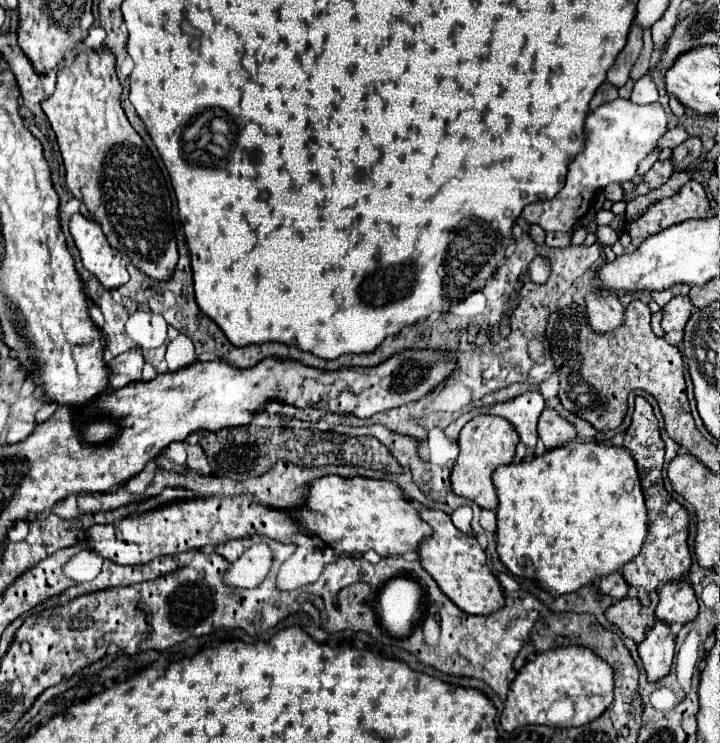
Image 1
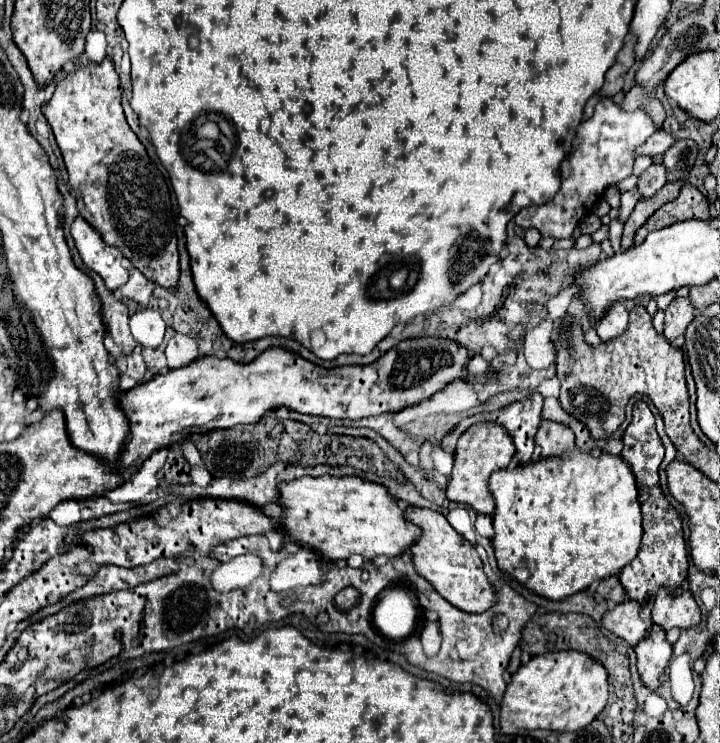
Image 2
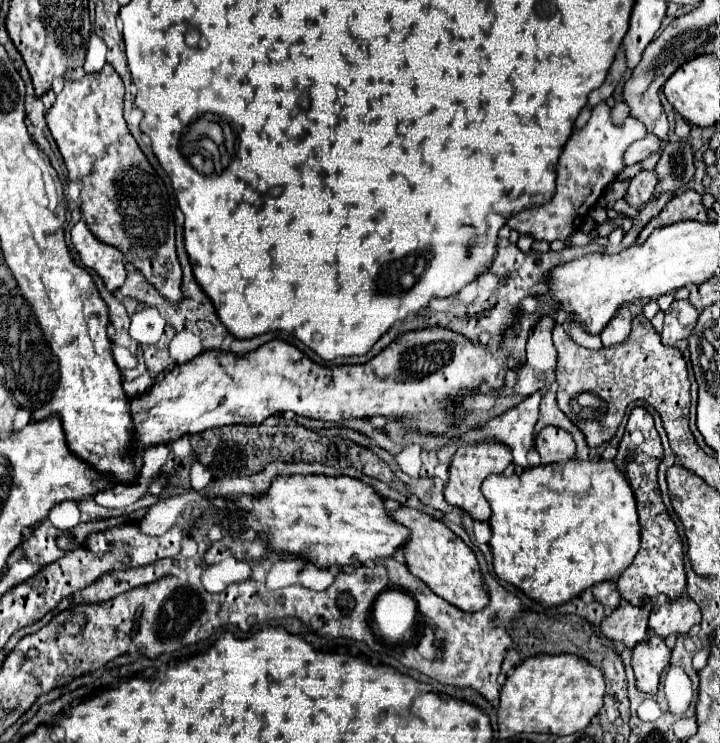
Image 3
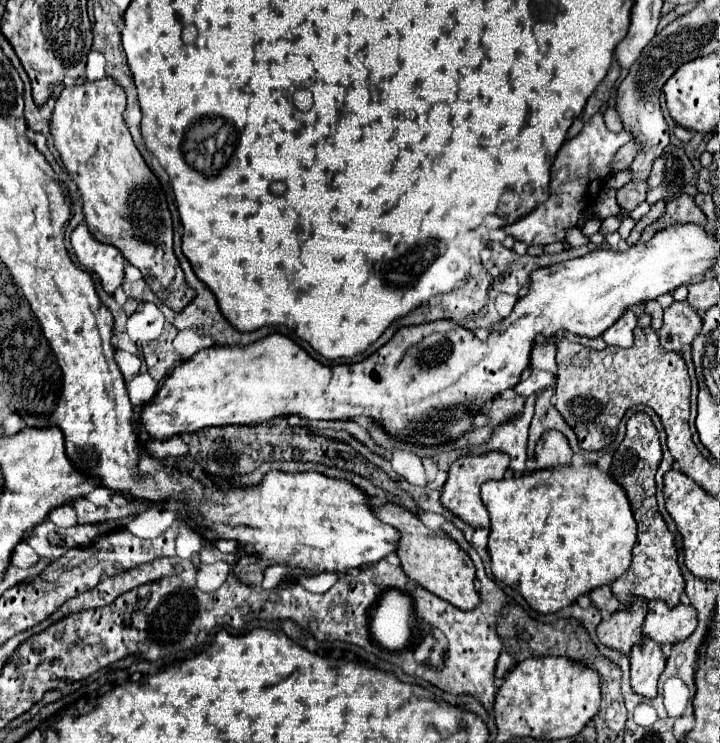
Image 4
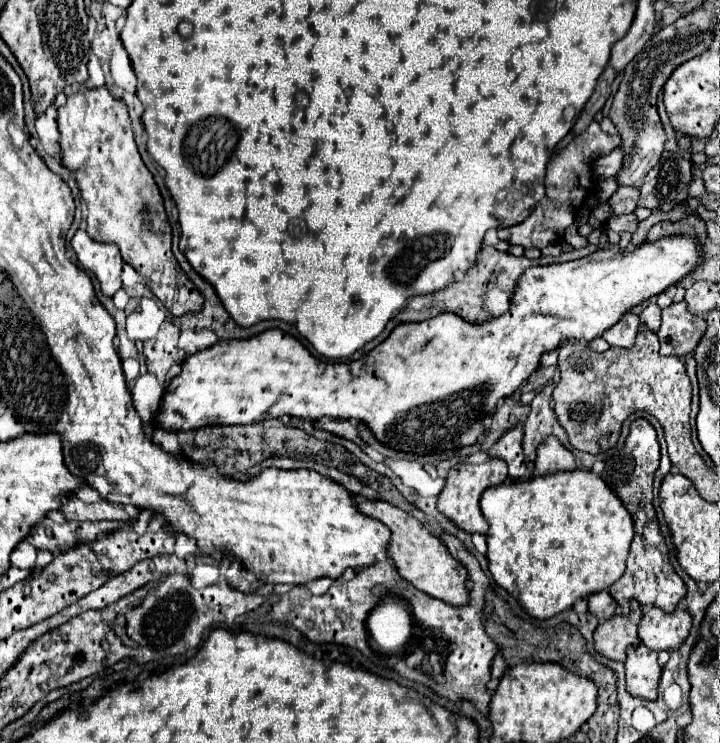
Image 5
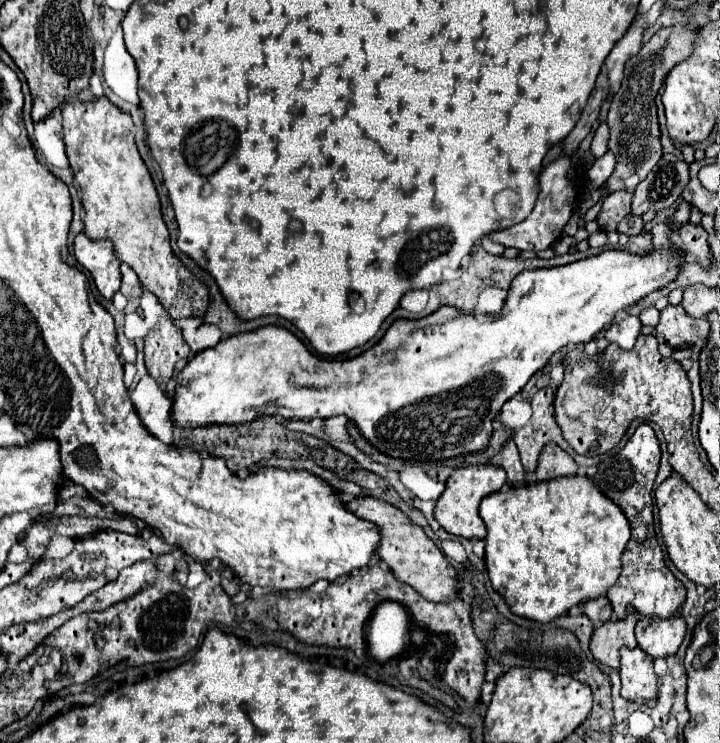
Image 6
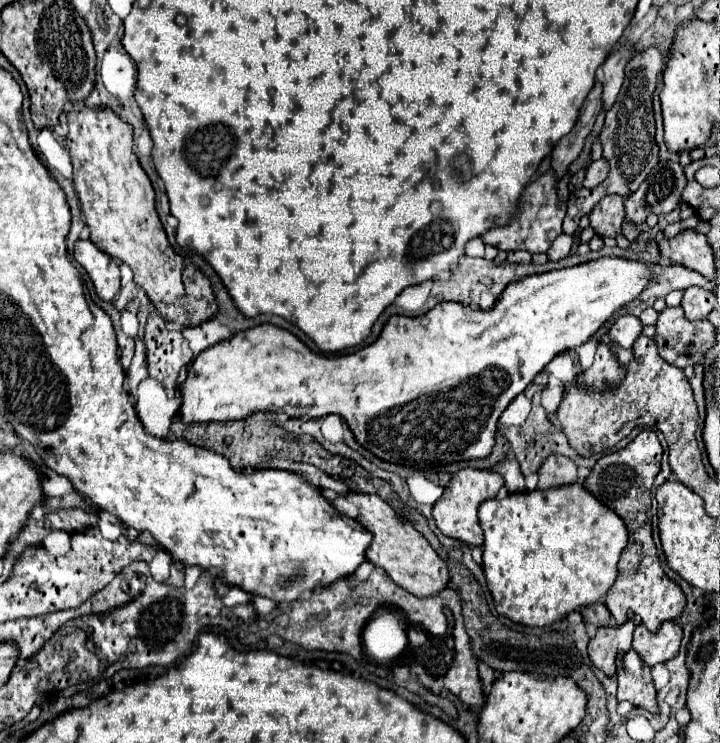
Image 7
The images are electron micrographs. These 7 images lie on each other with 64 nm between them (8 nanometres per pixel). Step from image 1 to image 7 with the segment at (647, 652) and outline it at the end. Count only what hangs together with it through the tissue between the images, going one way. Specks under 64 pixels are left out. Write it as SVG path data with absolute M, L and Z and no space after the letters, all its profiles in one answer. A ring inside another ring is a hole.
M630 650L618 656L618 700L634 702L634 706L644 708L648 712L658 712L656 690L652 682L652 668L644 664L638 652Z

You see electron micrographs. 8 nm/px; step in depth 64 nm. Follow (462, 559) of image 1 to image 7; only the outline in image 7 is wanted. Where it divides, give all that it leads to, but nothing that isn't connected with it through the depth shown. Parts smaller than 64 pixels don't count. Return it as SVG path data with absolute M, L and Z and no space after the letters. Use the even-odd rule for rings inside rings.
M352 492L352 496L336 498L332 500L332 504L342 514L356 518L362 526L366 526L374 534L374 540L366 556L374 566L382 566L396 584L402 584L402 588L420 598L436 596L448 588L450 572L446 562L436 554L434 548L430 548L428 540L418 530L414 530L414 526L406 518L402 518L390 504L386 504L380 496Z

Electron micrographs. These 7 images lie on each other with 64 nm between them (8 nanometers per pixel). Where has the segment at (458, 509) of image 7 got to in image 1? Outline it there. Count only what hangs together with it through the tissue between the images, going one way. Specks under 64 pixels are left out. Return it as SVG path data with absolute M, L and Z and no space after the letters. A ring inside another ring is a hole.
M480 414L472 418L458 436L460 454L456 458L456 464L450 476L454 494L470 498L482 508L496 510L496 488L492 484L492 472L496 466L512 462L518 442L520 438L516 436L516 430L512 428L512 424L508 424L508 420L502 420L500 416L490 416L490 414Z

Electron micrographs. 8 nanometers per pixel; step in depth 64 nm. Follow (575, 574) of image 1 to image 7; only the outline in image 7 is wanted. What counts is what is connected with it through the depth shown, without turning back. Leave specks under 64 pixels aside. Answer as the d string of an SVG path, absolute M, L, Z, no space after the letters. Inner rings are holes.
M582 482L546 490L512 492L506 498L484 500L478 508L484 528L484 574L496 600L496 610L526 626L546 626L566 618L572 610L594 604L606 596L618 576L618 558L626 546L628 530L616 512L604 506Z

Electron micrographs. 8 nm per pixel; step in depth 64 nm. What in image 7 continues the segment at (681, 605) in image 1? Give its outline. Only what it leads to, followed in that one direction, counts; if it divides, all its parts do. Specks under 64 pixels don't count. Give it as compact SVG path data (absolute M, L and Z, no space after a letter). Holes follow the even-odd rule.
M674 620L664 622L658 632L648 632L644 624L638 624L634 630L632 648L640 652L646 664L654 666L658 662L666 662L678 654L682 640L682 626Z

